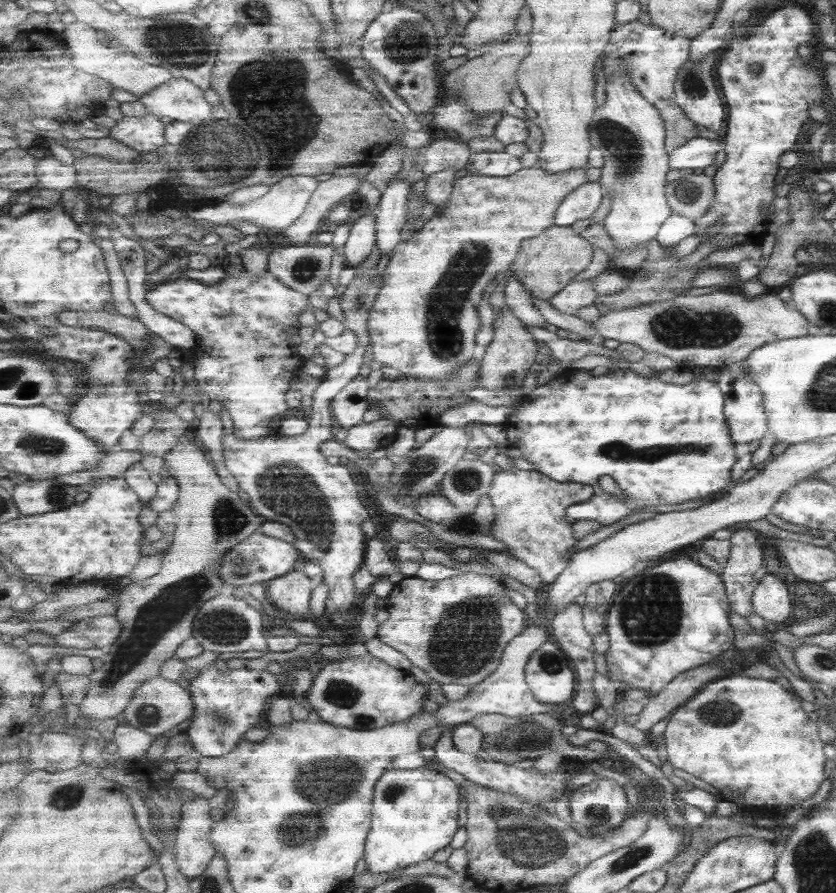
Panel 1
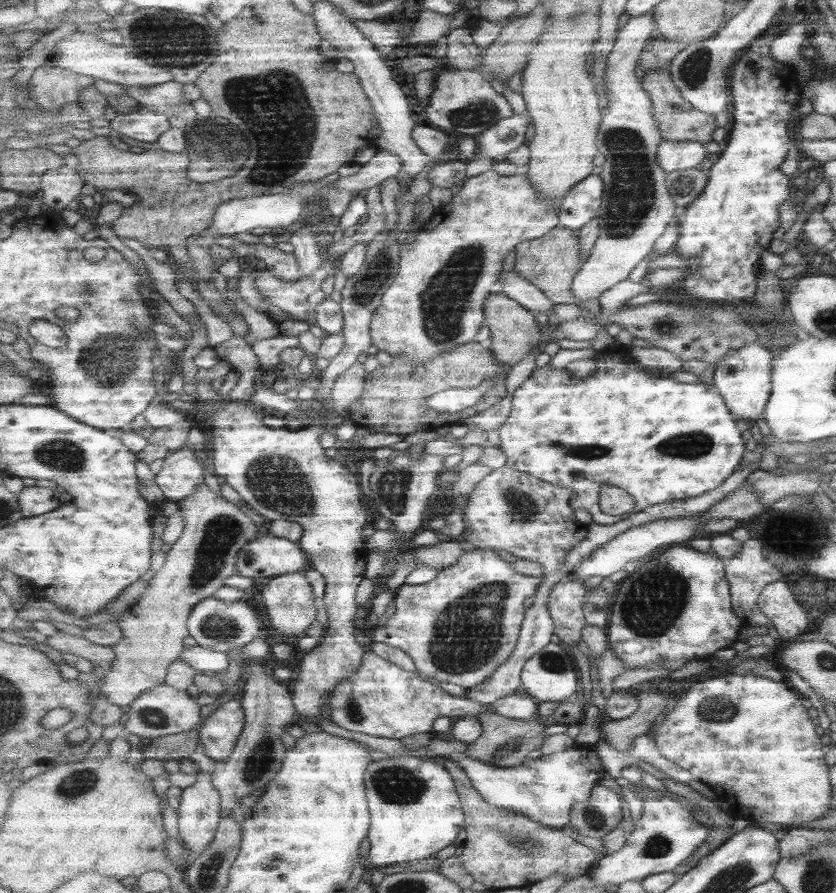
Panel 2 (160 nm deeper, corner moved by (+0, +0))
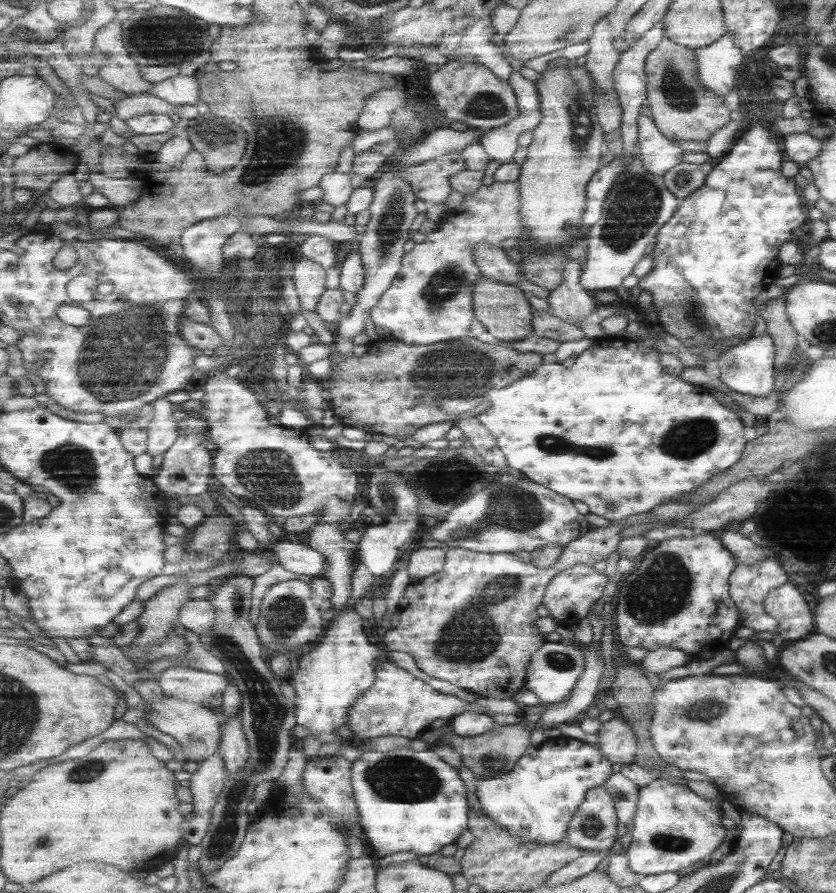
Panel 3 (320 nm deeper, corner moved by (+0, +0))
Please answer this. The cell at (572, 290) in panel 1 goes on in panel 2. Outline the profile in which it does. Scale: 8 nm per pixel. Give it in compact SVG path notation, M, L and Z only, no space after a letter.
M653 10L632 16L618 32L615 47L607 57L602 91L610 103L602 109L602 126L598 136L598 147L605 156L599 175L606 185L606 195L598 212L601 221L599 238L571 286L578 301L598 299L603 292L627 280L654 251L657 239L665 234L679 209L666 183L668 173L658 163L658 146L663 138L654 117L650 93L637 78L643 48L655 29Z

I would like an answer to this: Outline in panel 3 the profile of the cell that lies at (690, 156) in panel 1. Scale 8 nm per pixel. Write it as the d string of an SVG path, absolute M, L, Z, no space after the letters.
M649 116L638 118L640 159L644 167L655 176L665 176L669 168L681 162L685 150L667 138Z

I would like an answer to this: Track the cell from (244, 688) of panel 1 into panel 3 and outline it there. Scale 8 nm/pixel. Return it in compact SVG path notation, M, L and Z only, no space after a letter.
M232 716L222 722L223 736L219 753L226 760L226 769L230 774L237 774L246 767L250 759L251 745L246 737L242 720Z

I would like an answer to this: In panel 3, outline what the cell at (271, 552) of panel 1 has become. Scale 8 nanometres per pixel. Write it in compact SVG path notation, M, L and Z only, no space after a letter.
M279 539L268 552L273 561L295 574L321 577L328 569L326 556L309 544Z

